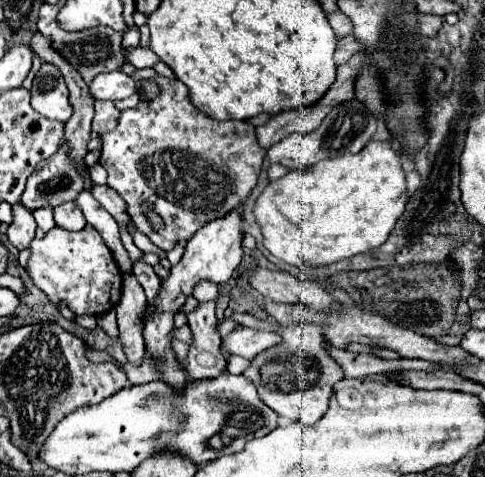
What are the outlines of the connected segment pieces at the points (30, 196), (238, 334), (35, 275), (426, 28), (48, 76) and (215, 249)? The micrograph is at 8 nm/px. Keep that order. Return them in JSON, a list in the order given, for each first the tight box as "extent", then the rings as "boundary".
[{"extent":[19,144,83,210],"boundary":[[[63,144],[57,154],[43,160],[31,178],[27,178],[27,188],[19,200],[27,210],[55,208],[75,200],[83,190],[83,180],[79,170],[71,164],[67,150],[67,144]]]},{"extent":[221,328,281,360],"boundary":[[[235,328],[231,334],[227,334],[221,340],[221,348],[227,350],[227,354],[237,354],[247,360],[253,360],[259,352],[279,344],[281,338],[275,332],[255,330],[255,328]]]},{"extent":[29,224,123,316],"boundary":[[[87,224],[79,232],[69,232],[55,226],[45,234],[45,238],[35,238],[29,248],[29,276],[53,306],[65,304],[75,316],[99,316],[117,306],[121,298],[123,274],[115,264],[111,250],[93,226]]]},{"extent":[419,14,443,38],"boundary":[[[419,14],[419,24],[423,28],[423,36],[433,38],[437,34],[437,30],[441,30],[443,18],[441,16],[431,16],[431,14]]]},{"extent":[31,62,69,124],"boundary":[[[43,62],[37,70],[31,88],[31,106],[47,120],[57,120],[63,124],[69,120],[69,90],[63,76],[59,74],[59,68],[55,68],[53,64]]]},{"extent":[141,212,243,324],"boundary":[[[231,212],[225,218],[213,220],[207,226],[203,226],[201,230],[197,230],[193,234],[193,238],[187,242],[181,262],[175,264],[171,268],[169,278],[161,282],[159,296],[153,302],[147,302],[147,306],[141,314],[141,322],[145,324],[147,318],[157,312],[177,312],[179,308],[183,308],[185,300],[193,294],[193,288],[199,284],[199,280],[207,280],[213,284],[225,284],[243,258],[243,248],[241,248],[243,230],[241,228],[243,228],[241,212]]]}]

